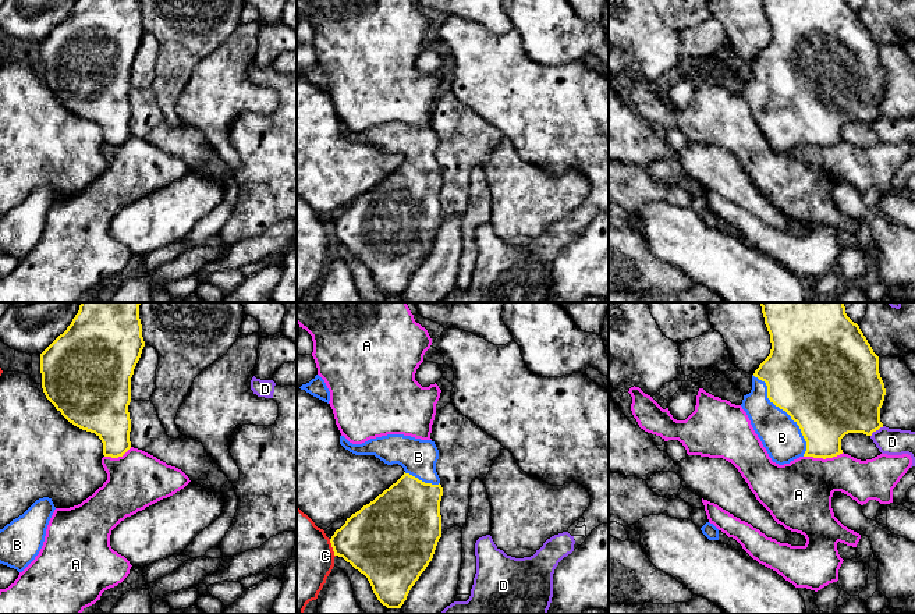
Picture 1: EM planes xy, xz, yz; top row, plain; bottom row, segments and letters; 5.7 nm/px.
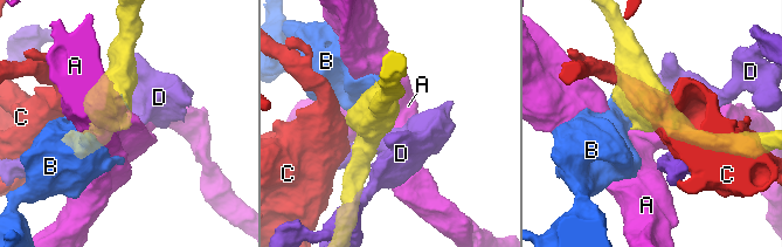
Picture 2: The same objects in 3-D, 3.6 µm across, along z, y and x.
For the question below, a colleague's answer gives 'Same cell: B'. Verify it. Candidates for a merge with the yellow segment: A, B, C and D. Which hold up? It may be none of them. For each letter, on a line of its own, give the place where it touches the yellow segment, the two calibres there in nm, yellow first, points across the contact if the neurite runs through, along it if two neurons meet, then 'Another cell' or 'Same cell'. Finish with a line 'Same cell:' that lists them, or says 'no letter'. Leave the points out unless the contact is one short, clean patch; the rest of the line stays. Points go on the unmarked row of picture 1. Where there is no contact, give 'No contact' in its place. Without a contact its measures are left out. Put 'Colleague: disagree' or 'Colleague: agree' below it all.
A: Touches yellow at yz (823, 146). Thickness 320 nm (yellow) against 380 nm. Another cell
B: Touches yellow at yz (786, 99). Thickness 500 nm (yellow) against 240 nm. Same cell
C: Touches yellow at xz (333, 235). Thickness 400 nm (yellow) against 420 nm. Boundary: xz (329, 227), (334, 244). Another cell
D: Touches yellow at yz (876, 117). Thickness 400 nm (yellow) against 160 nm. Another cell
Same cell: B
Colleague: agree

